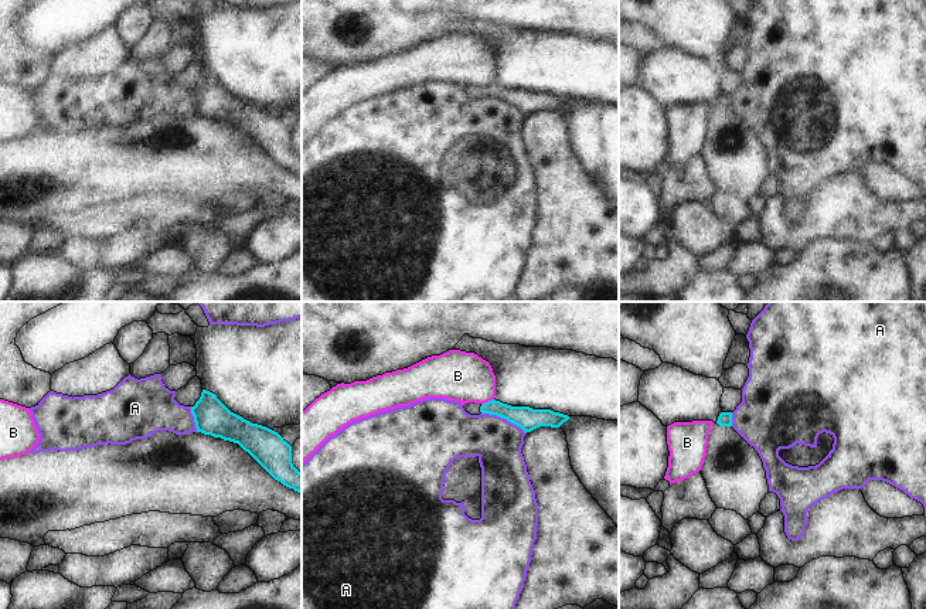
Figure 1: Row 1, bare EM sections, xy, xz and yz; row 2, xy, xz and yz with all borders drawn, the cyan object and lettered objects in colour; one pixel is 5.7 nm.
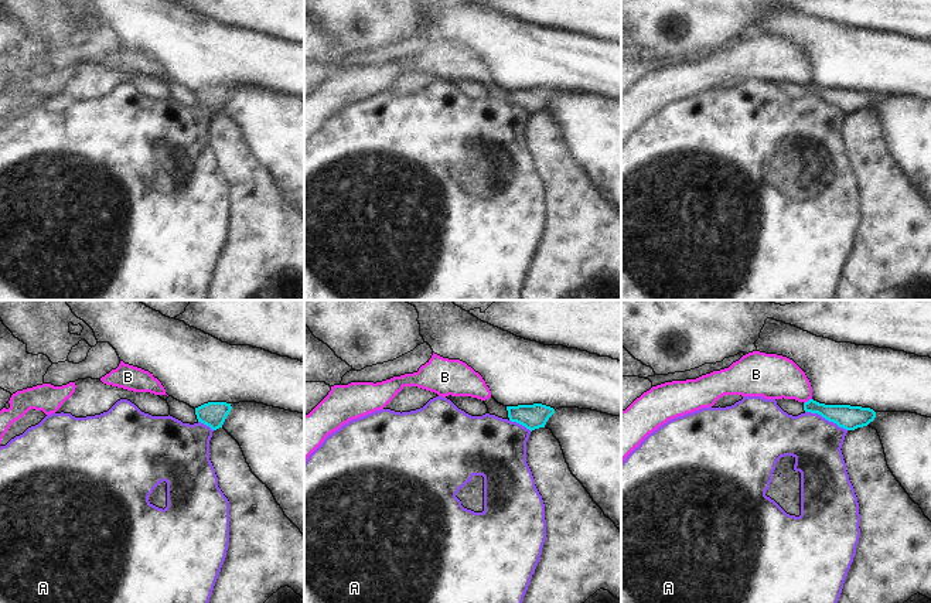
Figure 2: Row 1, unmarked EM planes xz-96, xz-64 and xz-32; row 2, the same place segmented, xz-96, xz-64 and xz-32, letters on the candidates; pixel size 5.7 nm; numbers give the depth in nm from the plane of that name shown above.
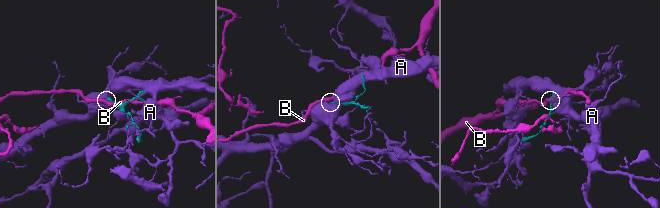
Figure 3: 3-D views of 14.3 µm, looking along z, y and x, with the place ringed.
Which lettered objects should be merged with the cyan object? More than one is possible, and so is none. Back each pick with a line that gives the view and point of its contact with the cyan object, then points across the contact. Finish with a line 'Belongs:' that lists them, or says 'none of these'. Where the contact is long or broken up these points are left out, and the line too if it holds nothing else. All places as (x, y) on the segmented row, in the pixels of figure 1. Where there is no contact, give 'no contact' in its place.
Belongs: none of these

